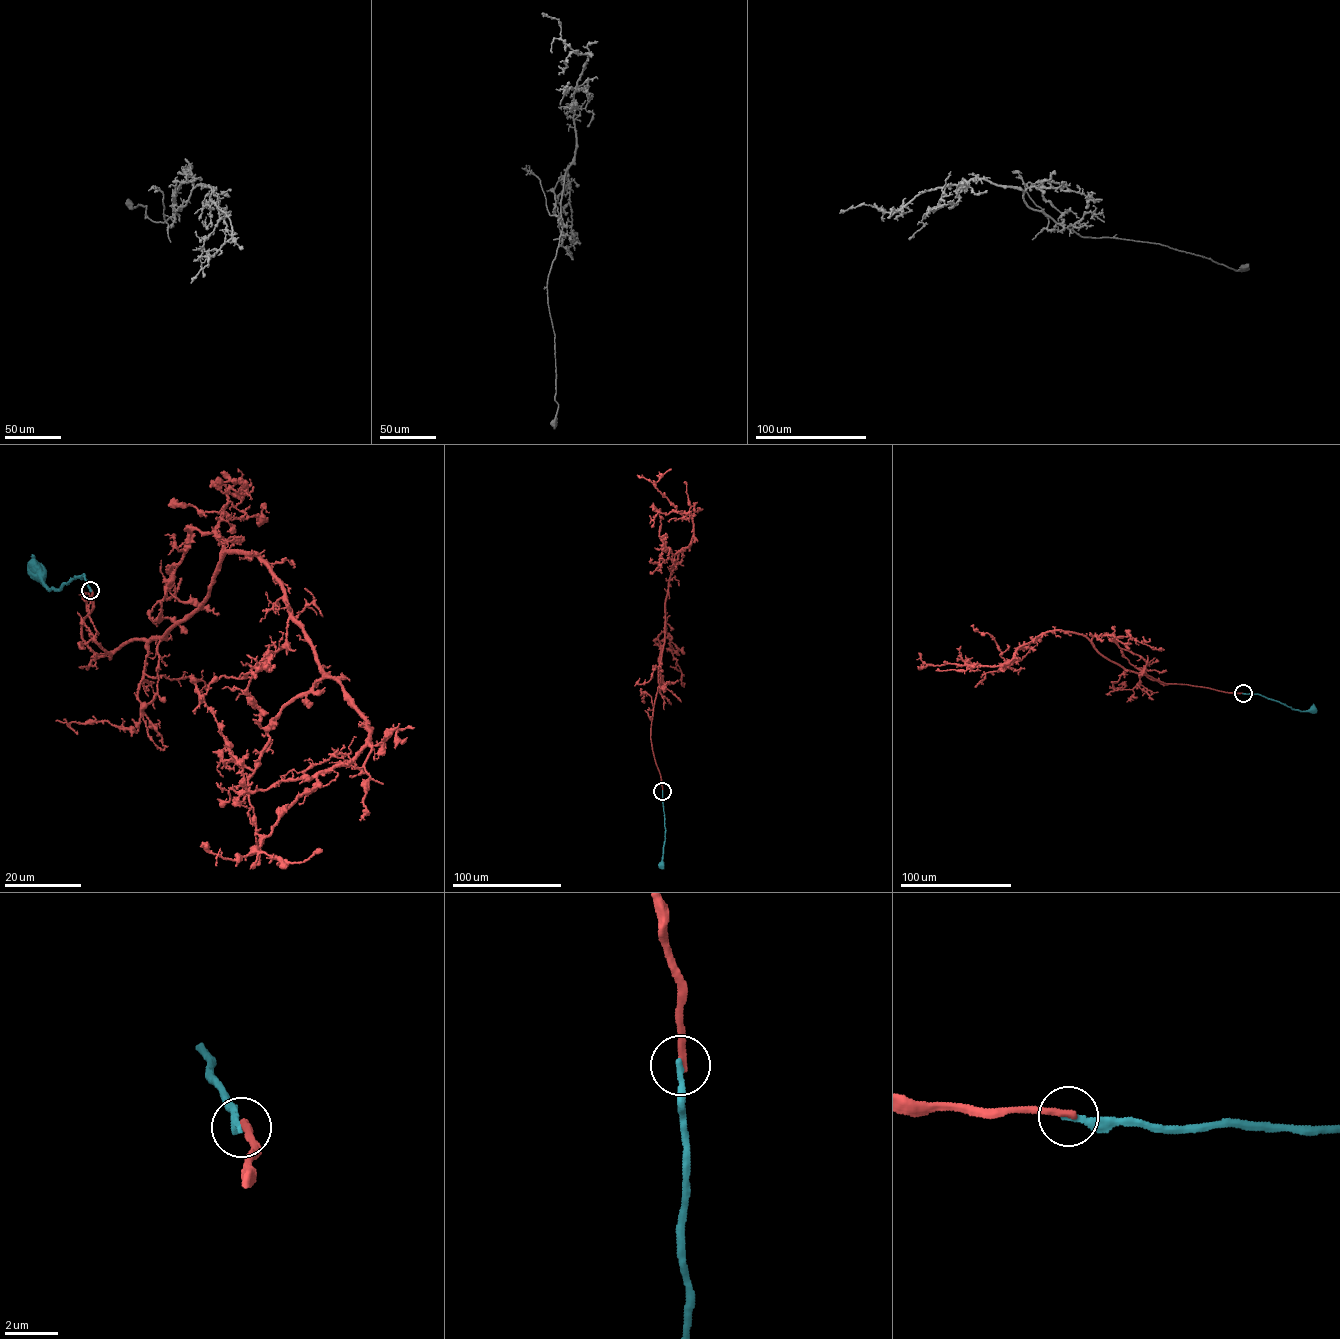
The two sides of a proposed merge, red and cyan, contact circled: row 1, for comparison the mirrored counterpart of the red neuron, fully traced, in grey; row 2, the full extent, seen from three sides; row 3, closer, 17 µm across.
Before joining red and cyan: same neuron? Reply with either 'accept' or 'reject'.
reject

